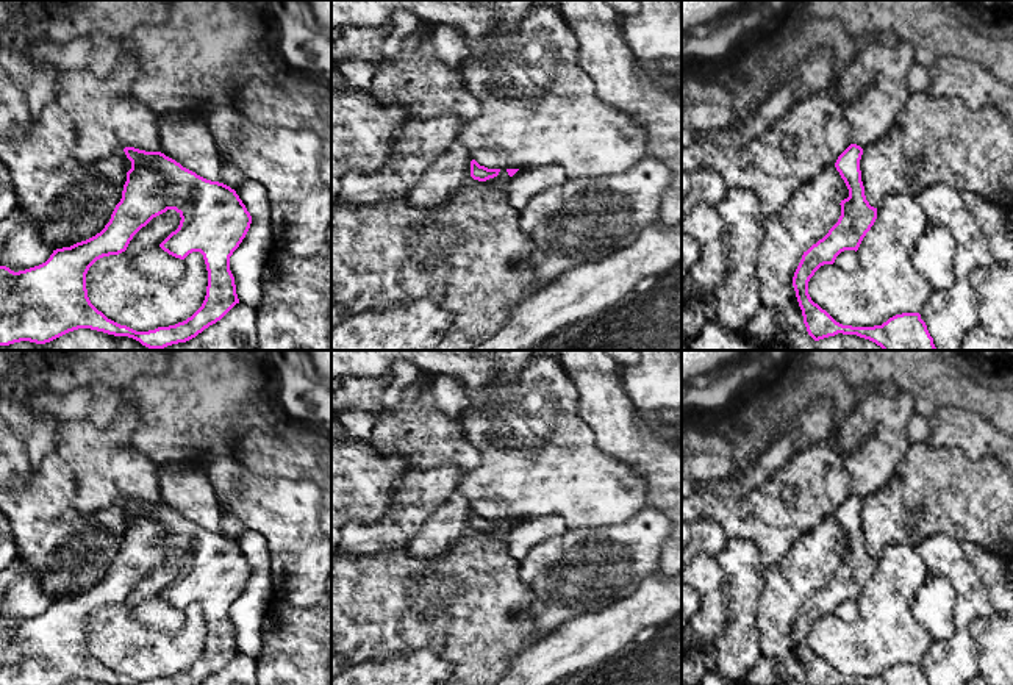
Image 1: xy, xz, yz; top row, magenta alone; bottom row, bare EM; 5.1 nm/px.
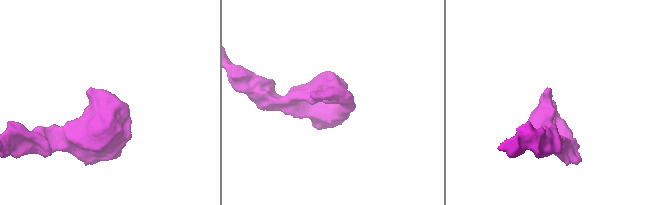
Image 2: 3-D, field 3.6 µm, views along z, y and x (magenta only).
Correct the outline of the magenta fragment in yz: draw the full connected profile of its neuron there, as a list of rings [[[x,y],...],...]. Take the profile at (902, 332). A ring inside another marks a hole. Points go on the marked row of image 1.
[[[850,144],[836,160],[835,167],[844,180],[849,197],[841,200],[841,216],[829,233],[804,252],[794,272],[793,286],[808,335],[824,339],[843,335],[857,335],[880,346],[883,350],[936,350],[925,322],[919,313],[902,313],[882,325],[852,327],[836,322],[825,310],[814,303],[808,294],[808,282],[824,264],[833,264],[844,250],[858,250],[863,238],[877,219],[877,208],[864,195],[860,160],[863,149]]]

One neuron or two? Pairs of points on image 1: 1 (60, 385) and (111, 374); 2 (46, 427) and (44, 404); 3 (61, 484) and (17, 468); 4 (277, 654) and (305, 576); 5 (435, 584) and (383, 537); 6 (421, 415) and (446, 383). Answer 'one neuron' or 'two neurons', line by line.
1: one neuron
2: two neurons
3: two neurons
4: two neurons
5: two neurons
6: two neurons

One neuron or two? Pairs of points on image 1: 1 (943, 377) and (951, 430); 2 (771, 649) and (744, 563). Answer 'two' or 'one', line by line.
1: two
2: two

